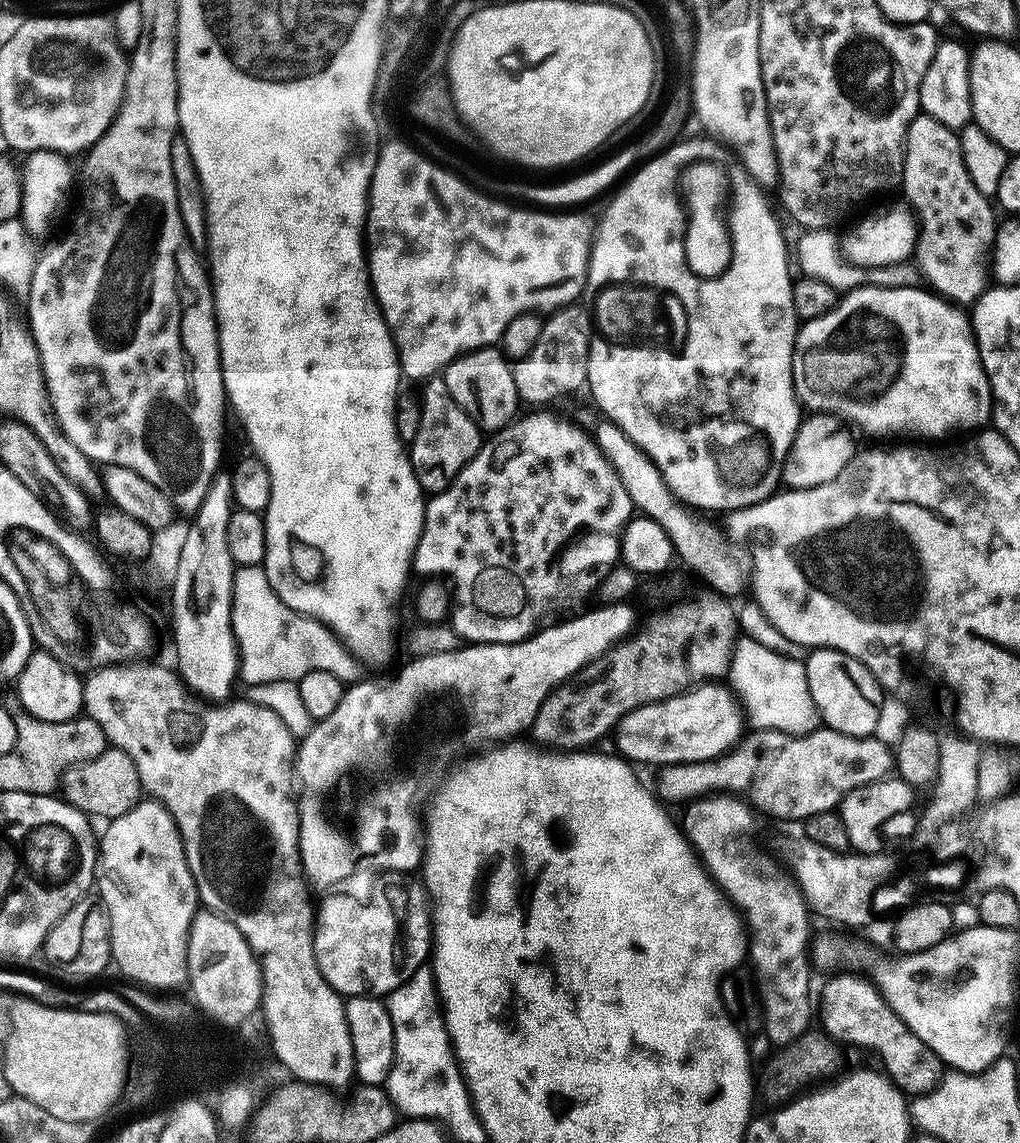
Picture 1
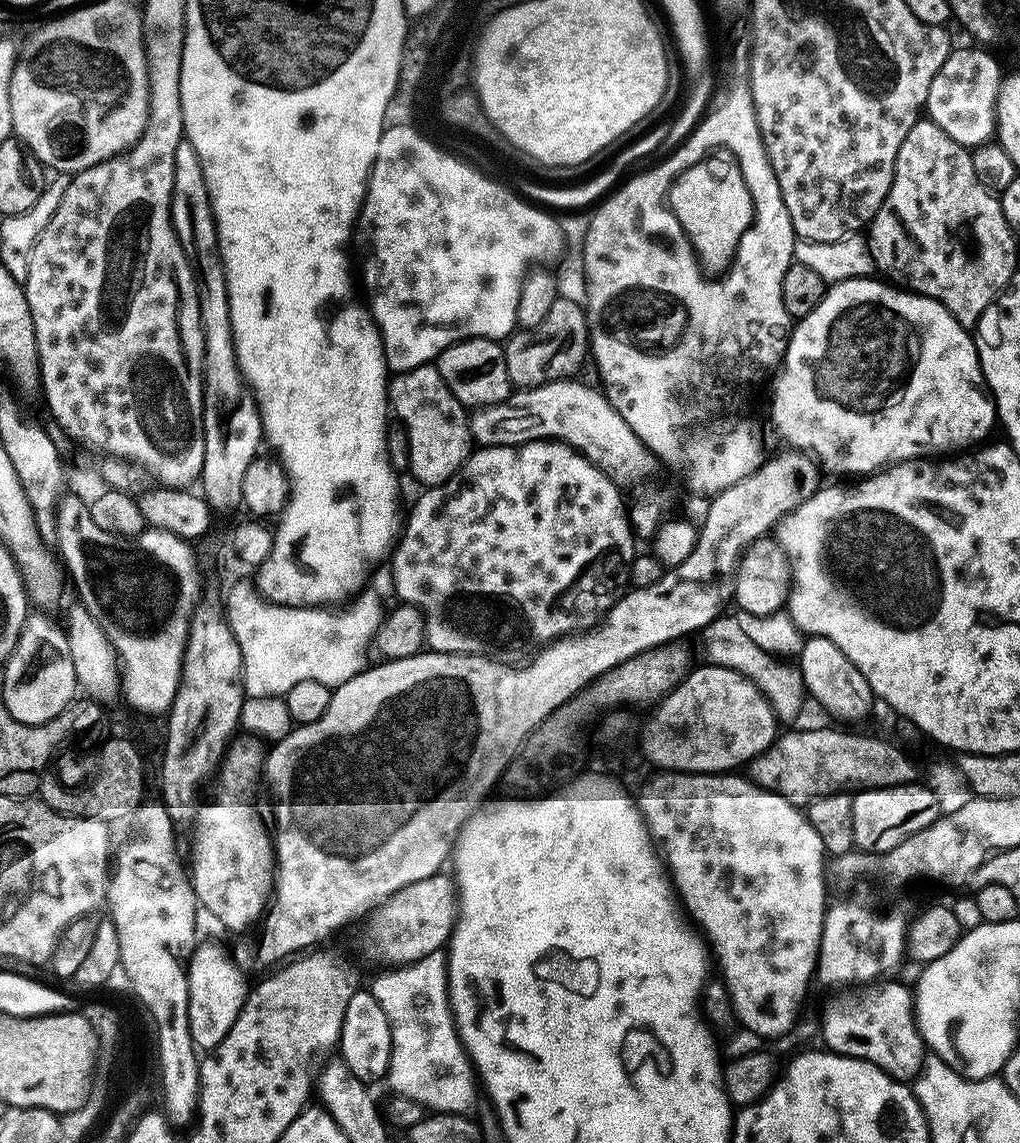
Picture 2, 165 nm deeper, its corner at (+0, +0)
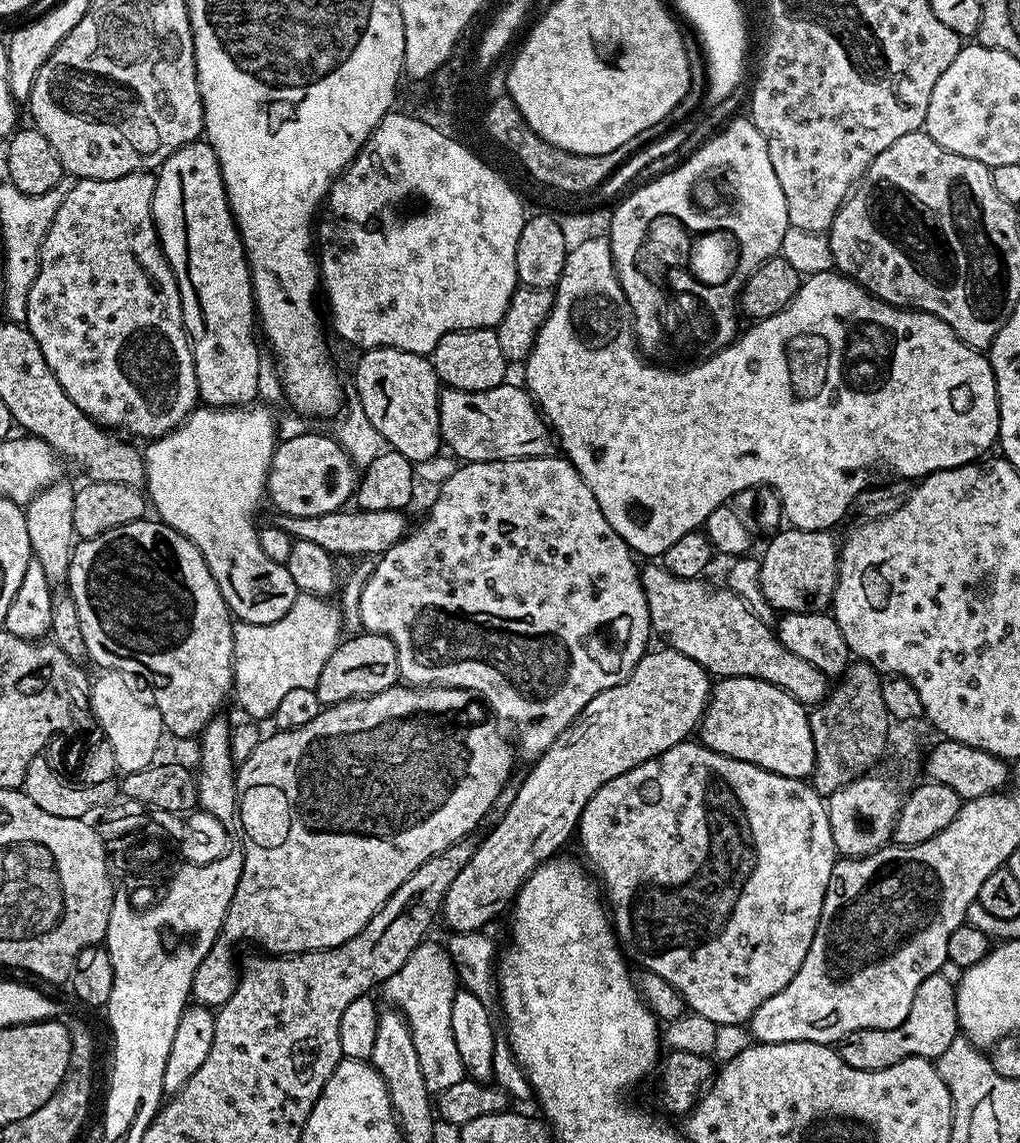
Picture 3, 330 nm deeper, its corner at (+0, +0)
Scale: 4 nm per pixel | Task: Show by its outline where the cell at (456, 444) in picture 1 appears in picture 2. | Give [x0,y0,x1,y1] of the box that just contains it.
[388,363,474,488]

